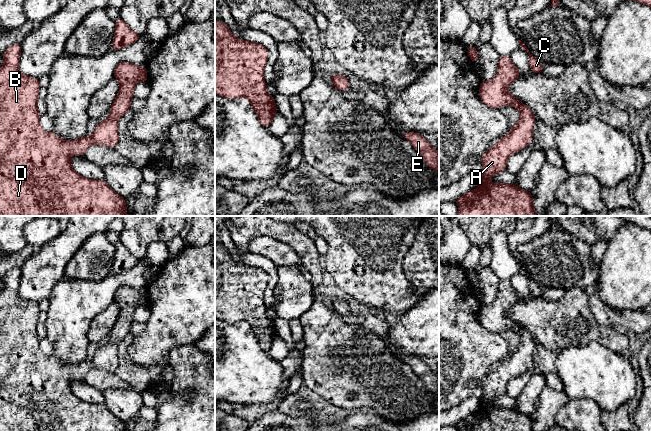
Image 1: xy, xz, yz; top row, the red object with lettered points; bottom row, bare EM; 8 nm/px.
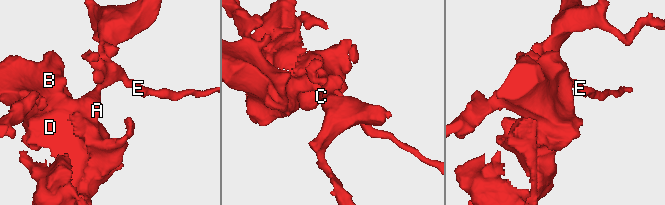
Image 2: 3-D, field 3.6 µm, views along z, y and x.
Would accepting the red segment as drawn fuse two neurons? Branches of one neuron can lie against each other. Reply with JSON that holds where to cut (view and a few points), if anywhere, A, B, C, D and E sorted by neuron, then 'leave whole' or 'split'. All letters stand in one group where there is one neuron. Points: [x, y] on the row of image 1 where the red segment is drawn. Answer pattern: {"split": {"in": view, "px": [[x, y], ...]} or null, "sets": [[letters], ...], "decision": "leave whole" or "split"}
{"split": null, "sets": [["A", "B", "C", "D", "E"]], "decision": "leave whole"}

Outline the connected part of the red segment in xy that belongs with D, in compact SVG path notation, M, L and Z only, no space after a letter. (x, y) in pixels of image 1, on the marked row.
M13 44L8 47L4 53L4 63L0 68L0 216L126 216L127 208L125 198L114 192L106 183L105 180L93 180L79 175L75 172L71 165L71 157L73 155L85 155L85 151L92 145L103 145L114 148L119 141L118 137L118 119L125 113L130 112L130 102L134 97L133 90L138 82L148 82L145 66L137 66L132 63L122 61L114 71L114 78L120 83L120 89L117 97L110 108L110 117L100 122L92 135L87 135L77 140L62 140L54 132L45 132L39 122L40 114L37 110L37 100L39 95L40 83L38 78L23 75L19 70L19 59L21 55L20 44Z

